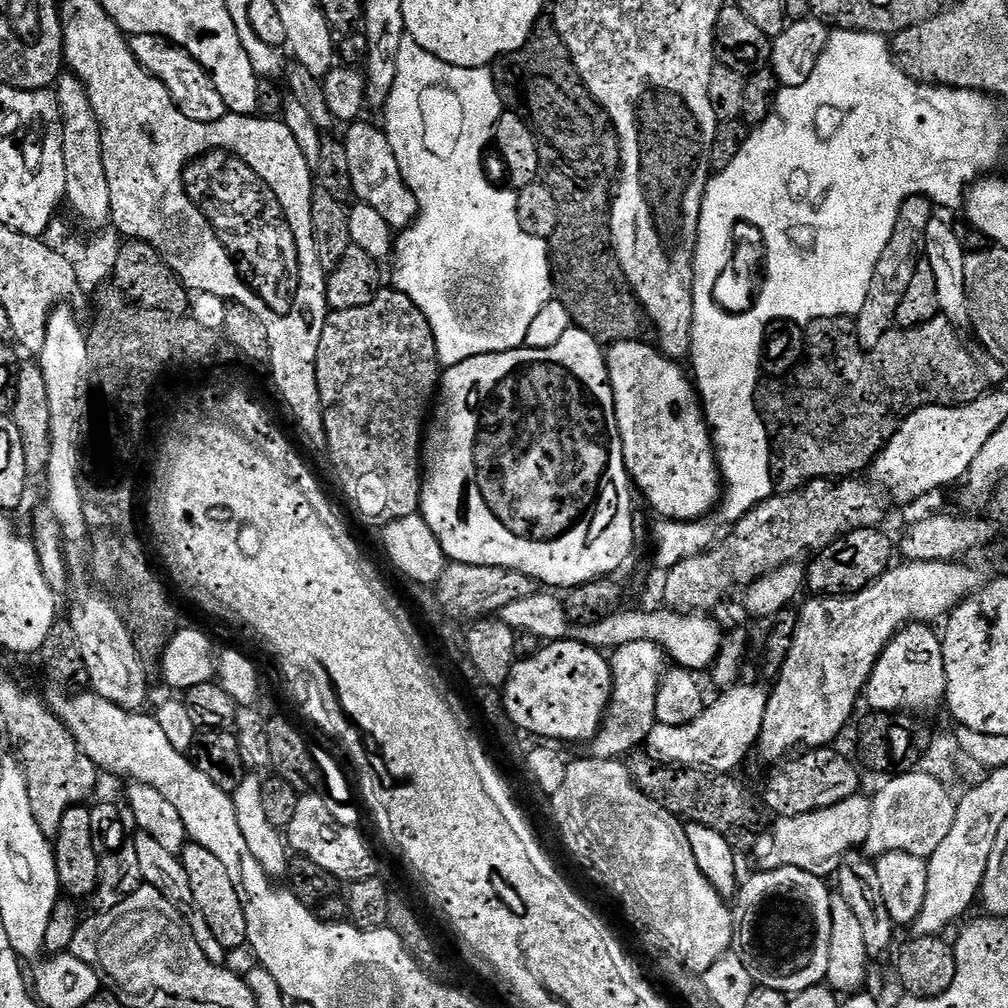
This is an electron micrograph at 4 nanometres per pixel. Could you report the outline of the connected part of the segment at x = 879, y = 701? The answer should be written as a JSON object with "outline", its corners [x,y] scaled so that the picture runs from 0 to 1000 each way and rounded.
{"outline":[[[903,619],[892,626],[877,642],[861,674],[859,694],[865,706],[886,708],[917,708],[924,702],[934,701],[938,693],[938,665],[937,640],[934,632],[925,628],[920,619]]]}

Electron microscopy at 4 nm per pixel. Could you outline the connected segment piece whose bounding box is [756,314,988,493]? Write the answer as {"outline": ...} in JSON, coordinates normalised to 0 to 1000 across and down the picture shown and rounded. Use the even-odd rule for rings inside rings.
{"outline":[[[936,313],[928,313],[923,319],[918,321],[912,321],[906,325],[889,325],[886,328],[880,329],[875,335],[875,339],[871,339],[871,343],[864,347],[858,347],[854,345],[851,335],[849,334],[849,319],[846,314],[843,313],[828,313],[827,315],[812,315],[811,317],[806,318],[805,321],[801,322],[799,331],[798,331],[798,356],[795,357],[793,363],[786,369],[782,370],[781,373],[776,373],[773,375],[762,375],[753,382],[752,388],[750,390],[750,404],[752,406],[752,411],[758,419],[758,428],[760,430],[761,436],[766,441],[766,478],[771,489],[775,488],[787,488],[792,486],[796,481],[804,479],[805,476],[816,476],[818,474],[845,474],[850,470],[856,469],[853,468],[862,463],[865,457],[869,455],[871,449],[876,448],[877,443],[881,440],[883,434],[890,429],[893,425],[893,421],[897,416],[902,413],[904,409],[910,409],[913,405],[922,405],[924,401],[934,401],[937,405],[946,405],[949,401],[961,401],[966,399],[971,393],[977,392],[978,385],[976,385],[976,380],[979,379],[980,373],[976,370],[976,365],[972,362],[972,357],[968,353],[964,353],[964,349],[960,346],[960,341],[958,338],[952,334],[953,326],[943,319]]]}

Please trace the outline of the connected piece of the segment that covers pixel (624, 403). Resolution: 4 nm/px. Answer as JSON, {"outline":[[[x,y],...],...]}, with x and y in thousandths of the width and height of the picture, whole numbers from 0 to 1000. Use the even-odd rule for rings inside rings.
{"outline":[[[618,337],[612,341],[602,342],[601,356],[603,359],[603,374],[609,387],[609,403],[611,404],[611,418],[617,435],[617,446],[619,447],[619,461],[623,463],[626,479],[630,481],[637,491],[643,495],[643,500],[652,508],[652,513],[659,516],[697,516],[713,501],[716,495],[716,473],[714,461],[710,459],[710,446],[706,442],[706,431],[702,419],[698,415],[698,407],[691,390],[689,380],[685,376],[684,370],[679,369],[672,358],[666,357],[659,352],[654,345],[647,345],[644,341],[638,341],[632,337]]]}

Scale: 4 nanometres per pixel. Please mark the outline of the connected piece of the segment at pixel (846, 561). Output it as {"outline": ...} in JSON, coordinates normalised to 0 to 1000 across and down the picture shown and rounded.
{"outline":[[[872,523],[849,524],[813,545],[800,560],[801,586],[811,592],[842,591],[867,578],[886,559],[885,548],[887,552],[887,536],[873,527]]]}

